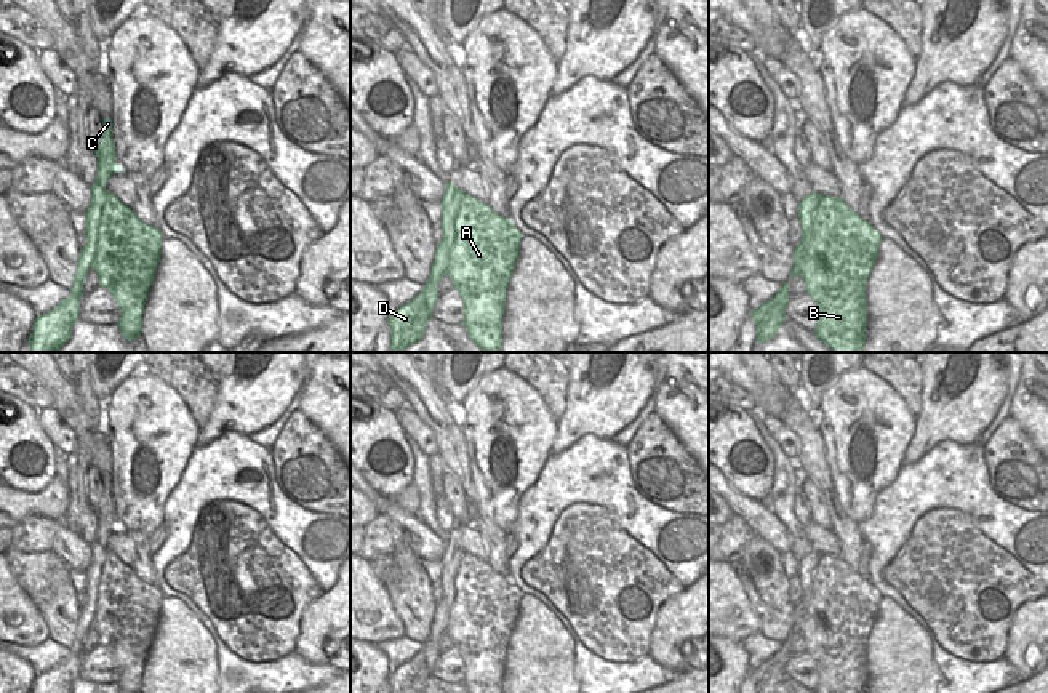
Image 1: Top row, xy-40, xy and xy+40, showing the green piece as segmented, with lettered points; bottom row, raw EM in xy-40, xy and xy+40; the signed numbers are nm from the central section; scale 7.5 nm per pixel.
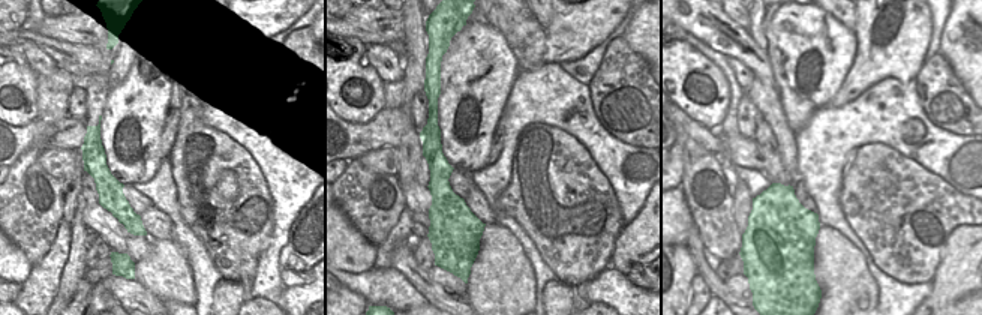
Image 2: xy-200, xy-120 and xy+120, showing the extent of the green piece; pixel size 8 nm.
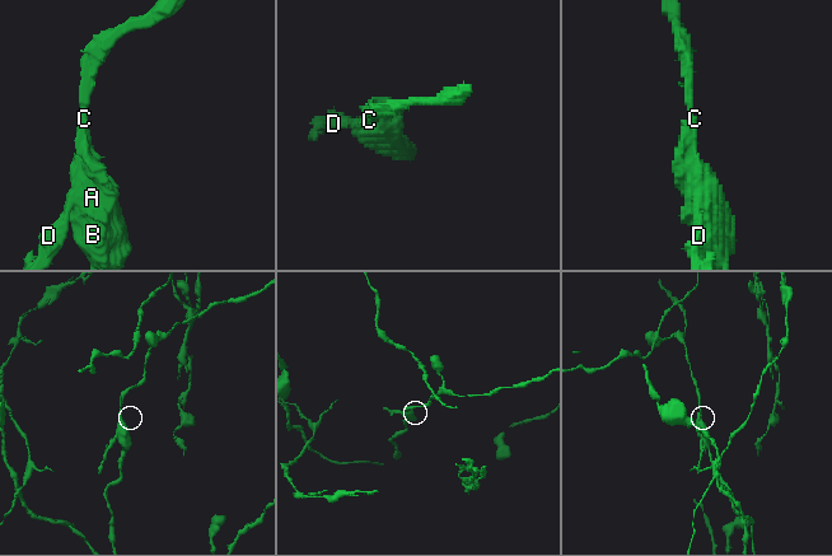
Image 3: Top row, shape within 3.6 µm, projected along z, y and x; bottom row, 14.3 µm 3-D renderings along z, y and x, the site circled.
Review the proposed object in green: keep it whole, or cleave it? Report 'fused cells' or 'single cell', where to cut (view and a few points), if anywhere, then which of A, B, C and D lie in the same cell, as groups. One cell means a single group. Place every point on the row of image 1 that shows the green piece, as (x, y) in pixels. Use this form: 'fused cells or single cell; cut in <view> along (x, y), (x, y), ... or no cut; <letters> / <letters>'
fused cells; cut in xy-40 along (96, 181), (106, 202), (90, 266); A B C / D

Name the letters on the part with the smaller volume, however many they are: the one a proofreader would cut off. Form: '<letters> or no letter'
D

